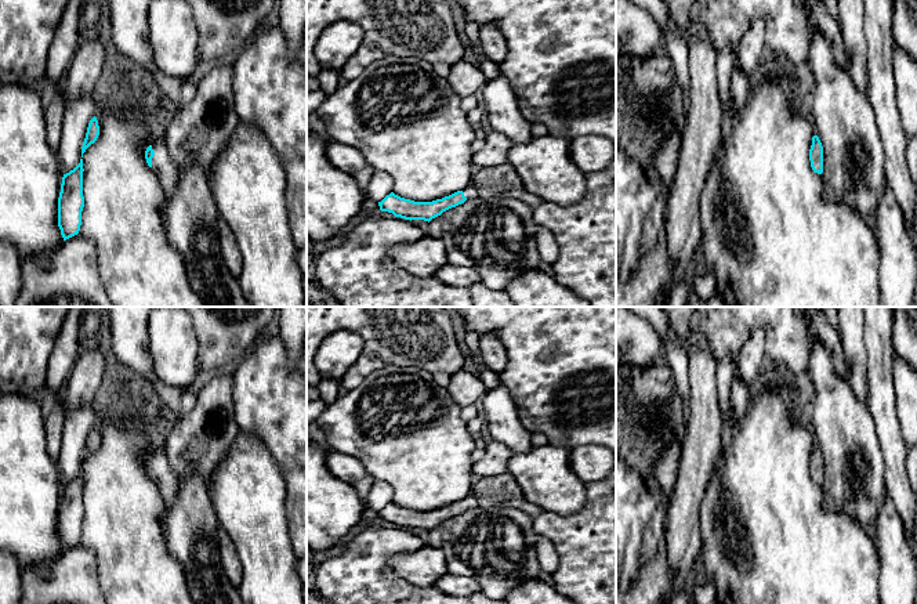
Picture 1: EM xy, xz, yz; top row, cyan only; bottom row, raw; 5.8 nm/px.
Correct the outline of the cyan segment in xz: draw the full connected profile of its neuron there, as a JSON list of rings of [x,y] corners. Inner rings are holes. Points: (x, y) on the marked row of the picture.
[[[468,185],[463,191],[457,191],[449,196],[432,202],[414,202],[391,192],[381,202],[378,202],[378,206],[381,211],[392,213],[395,217],[410,221],[424,220],[429,223],[432,218],[441,216],[443,211],[456,207],[472,198],[478,198],[478,192],[475,187]]]

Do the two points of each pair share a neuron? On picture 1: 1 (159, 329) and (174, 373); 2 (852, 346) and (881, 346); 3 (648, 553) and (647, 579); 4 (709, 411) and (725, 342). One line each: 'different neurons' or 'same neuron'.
1: same neuron
2: different neurons
3: different neurons
4: different neurons

